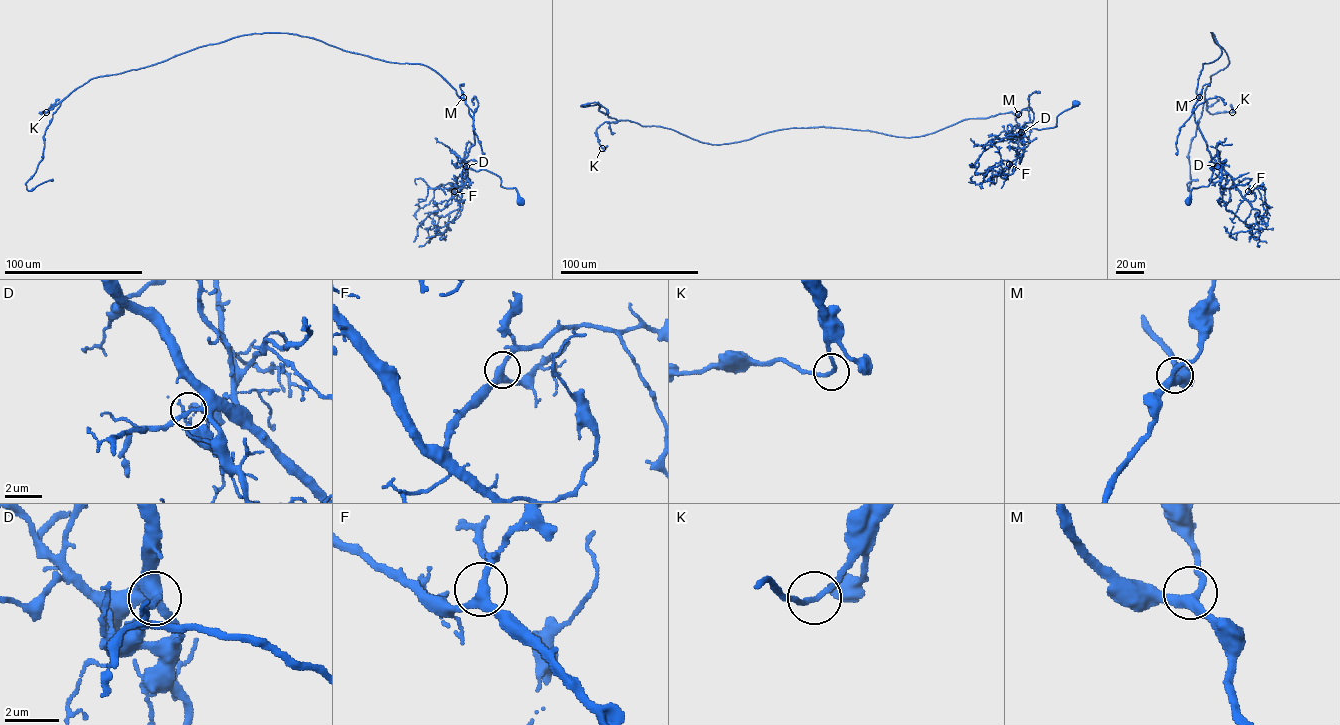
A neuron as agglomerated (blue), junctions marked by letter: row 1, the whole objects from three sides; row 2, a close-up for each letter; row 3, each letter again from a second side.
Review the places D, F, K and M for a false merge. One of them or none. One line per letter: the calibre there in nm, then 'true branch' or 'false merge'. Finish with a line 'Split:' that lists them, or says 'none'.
D: 220 nm | true branch
F: 300 nm | true branch
K: 200 nm | true branch
M: 320 nm | true branch
Split: none

